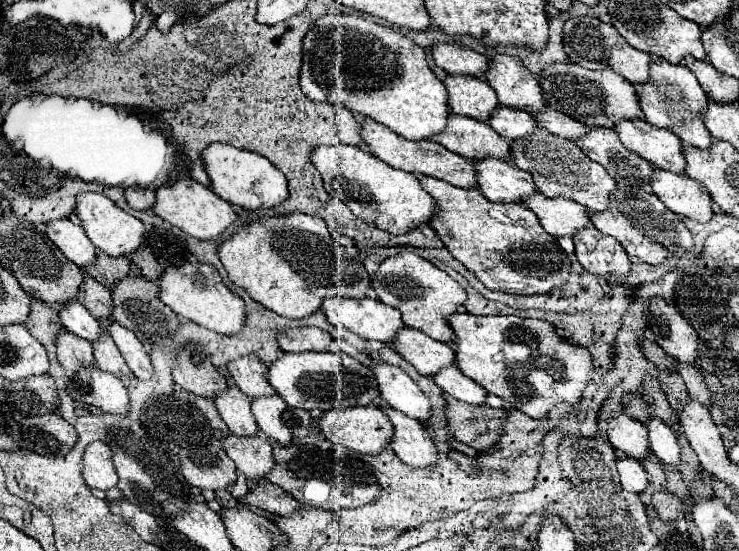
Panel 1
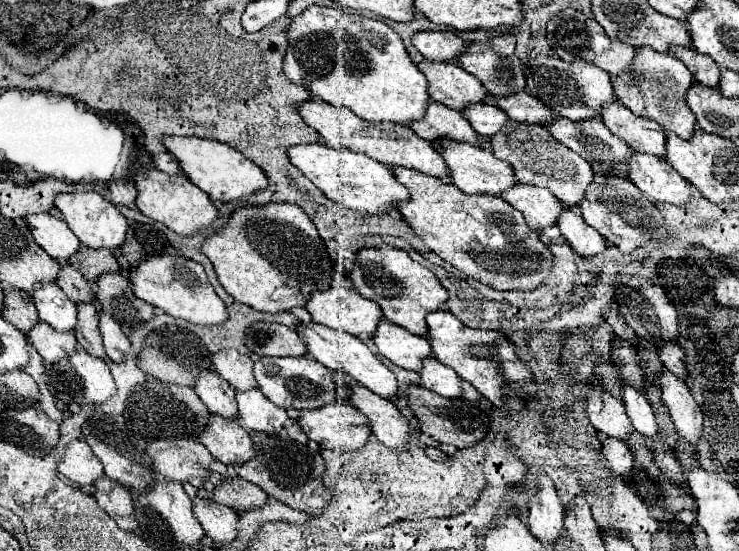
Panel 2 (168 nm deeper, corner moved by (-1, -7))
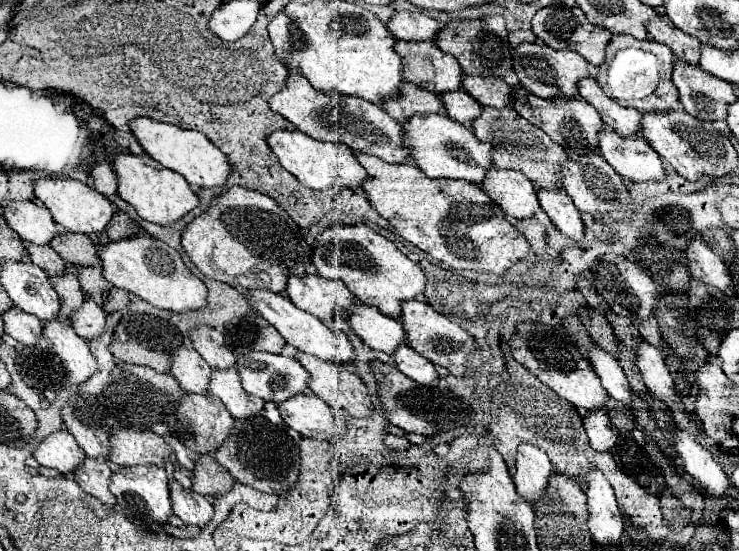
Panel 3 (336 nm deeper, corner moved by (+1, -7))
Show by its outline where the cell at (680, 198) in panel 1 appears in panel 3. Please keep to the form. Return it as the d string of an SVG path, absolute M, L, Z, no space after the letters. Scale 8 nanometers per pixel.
M606 129L600 133L602 157L628 181L664 181L666 171L660 155L648 145L644 137L620 137Z

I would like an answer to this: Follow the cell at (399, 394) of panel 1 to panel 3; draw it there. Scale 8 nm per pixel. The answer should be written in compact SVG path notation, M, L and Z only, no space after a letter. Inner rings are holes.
M246 291L248 301L254 305L254 309L270 323L274 325L280 335L286 339L286 343L290 343L292 347L296 347L302 353L310 353L322 361L334 361L340 365L354 365L354 347L350 343L350 339L344 333L332 333L320 319L316 319L314 315L298 309L290 297L286 293L272 293L272 291ZM250 295L250 297L248 297Z

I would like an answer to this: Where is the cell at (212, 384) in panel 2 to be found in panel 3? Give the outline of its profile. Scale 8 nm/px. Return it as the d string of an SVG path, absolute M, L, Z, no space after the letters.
M180 347L178 353L172 357L172 375L188 393L208 395L210 373L210 365L194 349Z

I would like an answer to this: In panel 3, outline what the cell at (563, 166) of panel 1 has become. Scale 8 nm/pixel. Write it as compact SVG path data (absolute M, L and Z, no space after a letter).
M484 107L482 115L474 121L474 135L480 141L486 141L494 147L494 165L502 169L514 169L524 173L540 189L560 189L562 187L562 161L568 159L568 153L554 143L542 129L530 125L514 109L492 109Z

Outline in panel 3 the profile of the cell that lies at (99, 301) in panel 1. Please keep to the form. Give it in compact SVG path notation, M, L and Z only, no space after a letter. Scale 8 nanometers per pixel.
M24 243L26 251L30 253L32 263L36 263L40 269L44 269L50 277L58 277L58 273L66 271L66 265L62 261L62 257L50 247L50 245L32 245L32 243Z

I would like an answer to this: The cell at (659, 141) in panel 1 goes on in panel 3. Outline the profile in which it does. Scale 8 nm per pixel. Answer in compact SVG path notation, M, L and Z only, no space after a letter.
M582 79L578 83L580 97L584 97L602 117L602 121L622 137L638 137L642 133L642 113L630 107L618 105L610 99L594 79Z

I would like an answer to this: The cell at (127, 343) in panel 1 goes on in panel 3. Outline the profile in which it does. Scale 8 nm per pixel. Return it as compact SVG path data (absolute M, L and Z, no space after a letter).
M86 299L84 305L74 313L72 327L82 339L92 341L94 337L100 337L104 333L104 329L106 329L106 313L92 299Z

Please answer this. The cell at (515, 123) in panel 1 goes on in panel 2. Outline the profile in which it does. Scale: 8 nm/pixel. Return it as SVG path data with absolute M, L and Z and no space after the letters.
M474 103L464 109L464 117L470 121L470 125L476 129L476 133L492 137L506 125L506 113L502 109L496 109L488 103Z

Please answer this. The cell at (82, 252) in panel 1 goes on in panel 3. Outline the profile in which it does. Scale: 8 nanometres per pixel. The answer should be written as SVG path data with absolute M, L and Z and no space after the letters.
M12 201L4 207L4 217L8 225L28 243L50 245L50 241L58 235L58 227L50 211L36 201Z

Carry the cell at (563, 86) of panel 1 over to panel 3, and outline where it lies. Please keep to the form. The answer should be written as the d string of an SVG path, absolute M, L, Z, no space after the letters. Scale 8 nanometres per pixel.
M524 43L514 49L512 63L522 87L542 99L574 99L578 97L578 81L582 81L582 77L596 77L598 71L574 51L554 51L546 45L540 47L538 43Z

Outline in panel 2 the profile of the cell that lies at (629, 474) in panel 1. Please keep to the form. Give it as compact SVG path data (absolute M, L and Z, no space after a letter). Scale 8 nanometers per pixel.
M600 435L600 441L602 441L602 453L608 459L612 471L626 477L632 471L632 465L634 465L628 445L622 439L608 437L608 435Z

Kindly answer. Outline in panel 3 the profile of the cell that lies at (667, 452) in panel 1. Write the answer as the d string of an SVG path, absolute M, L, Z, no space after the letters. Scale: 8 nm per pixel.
M598 345L590 347L590 359L592 359L594 371L598 373L602 385L610 393L610 397L624 403L626 407L630 407L634 393L632 393L632 387L620 367L620 363L614 357L610 357L604 349L600 349Z

